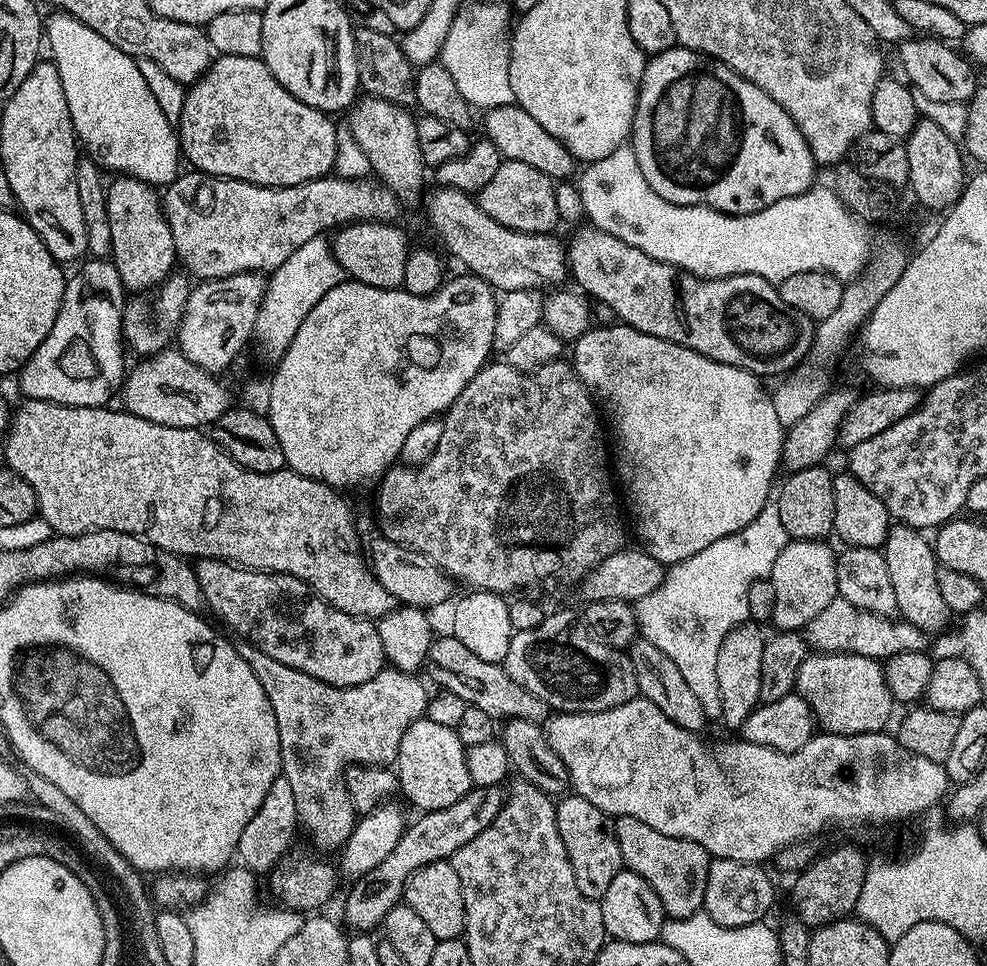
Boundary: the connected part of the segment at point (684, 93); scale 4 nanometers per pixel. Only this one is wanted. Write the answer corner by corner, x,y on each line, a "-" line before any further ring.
679,46
657,52
645,63
642,82
638,90
638,102
632,123
630,143
638,158
638,166
642,166
642,178
646,178
646,182
650,182
654,194
666,198
666,202
703,204
705,208
713,208
729,214
761,212
766,206
774,206
774,202
782,202
782,198
802,194
807,188
813,187
815,180
812,179
815,178
816,171
818,171
817,162
812,156
806,138
802,138
798,126
792,121
788,111
782,106
778,106
778,102
774,102
774,98
770,98
770,94
758,90
758,86
754,86
754,82
742,78
721,60
713,60
711,56
706,56
703,52
695,52

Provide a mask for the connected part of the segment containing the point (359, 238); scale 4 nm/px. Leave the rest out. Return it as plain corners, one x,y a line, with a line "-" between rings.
357,222
335,229
331,237
332,253
345,277
375,288
400,288
410,251
408,236
392,222

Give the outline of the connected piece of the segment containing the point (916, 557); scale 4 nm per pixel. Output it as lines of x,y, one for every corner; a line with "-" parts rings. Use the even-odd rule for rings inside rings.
906,524
889,527
888,537
883,546
886,570
890,570
890,582
894,585
894,602
899,619
918,626
925,634
940,632
953,619
954,614
946,606
938,587
938,561
933,545
923,531

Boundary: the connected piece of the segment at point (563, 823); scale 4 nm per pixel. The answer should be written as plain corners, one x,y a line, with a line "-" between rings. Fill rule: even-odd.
568,794
556,804
556,825
558,834
562,834
562,846
566,846
570,866
574,866
574,882
578,882
578,890
582,890
586,898
599,901
606,894
614,874
624,868
613,817
598,810
594,802
586,802
586,798

